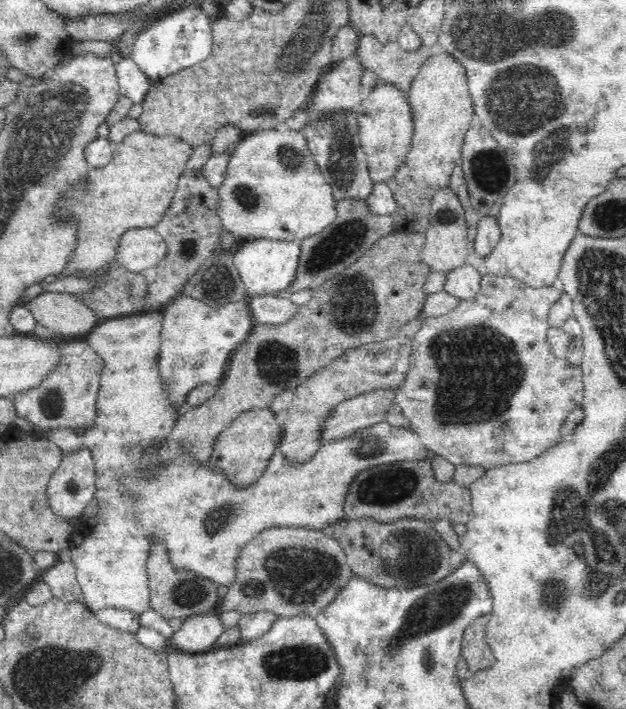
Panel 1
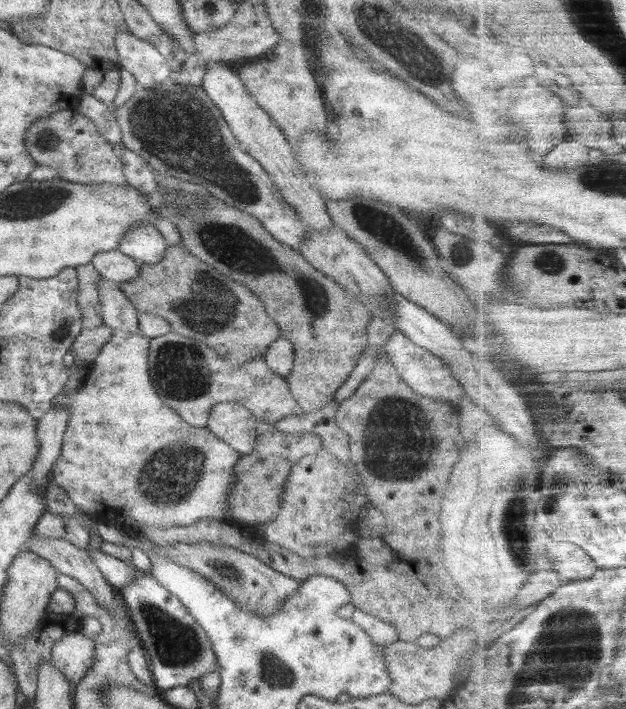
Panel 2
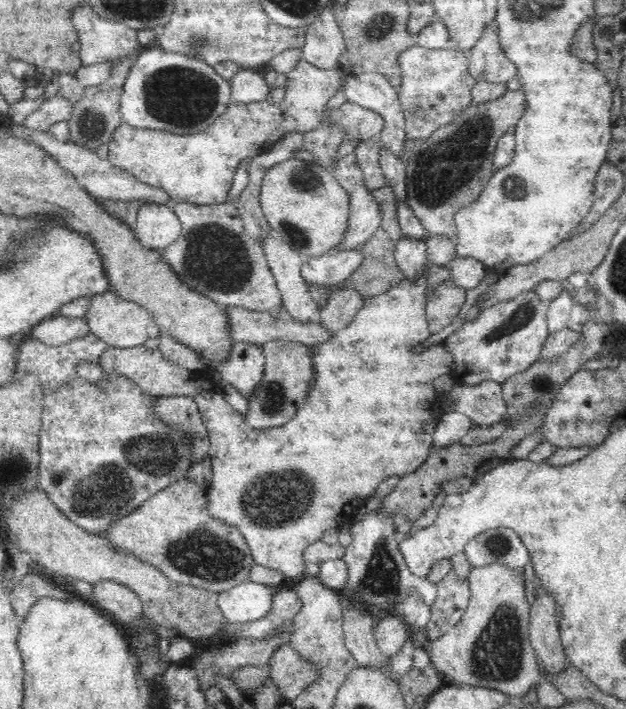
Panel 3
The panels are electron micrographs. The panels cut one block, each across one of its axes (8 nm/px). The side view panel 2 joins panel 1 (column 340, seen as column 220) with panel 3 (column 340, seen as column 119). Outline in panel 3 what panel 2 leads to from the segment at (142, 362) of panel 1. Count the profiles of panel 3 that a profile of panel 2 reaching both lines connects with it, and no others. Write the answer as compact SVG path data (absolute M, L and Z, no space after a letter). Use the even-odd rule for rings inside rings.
M430 263L426 264L426 270L416 278L416 280L408 280L405 278L396 288L390 289L388 292L366 298L364 306L358 311L358 314L351 320L350 324L342 330L336 331L334 336L322 344L311 346L311 355L314 363L315 377L308 391L305 403L297 410L292 420L289 420L281 427L267 429L253 429L246 424L243 416L236 411L222 395L222 386L218 384L216 379L208 371L186 371L185 368L171 363L164 358L162 351L156 347L154 349L140 345L132 348L116 348L108 347L99 358L99 365L103 368L104 374L118 374L124 376L127 380L132 380L144 392L148 392L155 397L169 396L191 396L194 397L196 404L201 412L201 419L209 432L209 451L208 456L212 462L213 477L210 482L210 487L206 489L208 495L208 513L214 519L228 523L230 526L238 527L238 530L246 543L250 547L254 562L262 566L274 568L276 572L282 572L284 578L298 578L304 573L304 550L321 539L324 532L331 528L340 528L343 524L341 518L352 505L353 508L360 506L368 497L378 488L378 484L389 476L403 477L408 473L414 472L429 455L433 439L435 424L439 419L440 410L439 400L434 390L433 380L436 377L450 375L452 366L450 360L446 360L446 352L426 352L426 356L418 356L418 352L412 352L412 348L416 344L424 342L430 338L431 332L428 328L425 308L427 303L427 268Z

